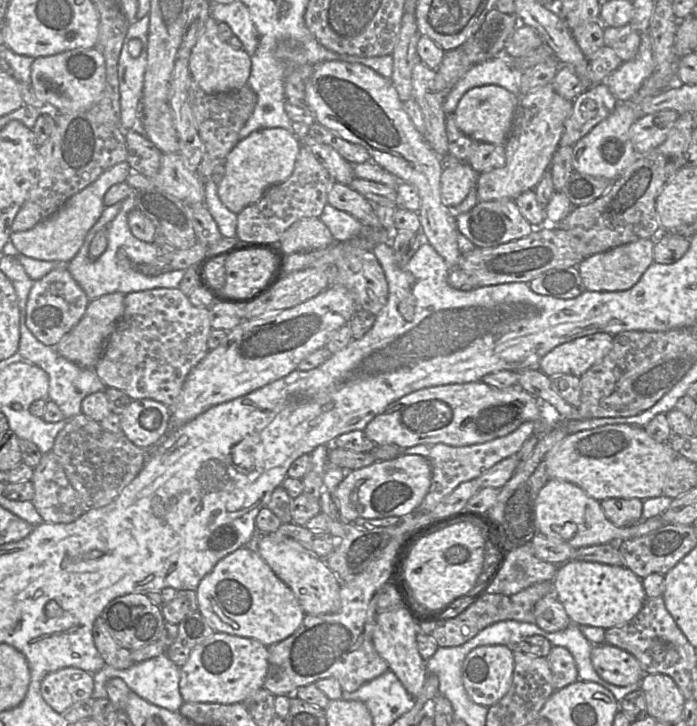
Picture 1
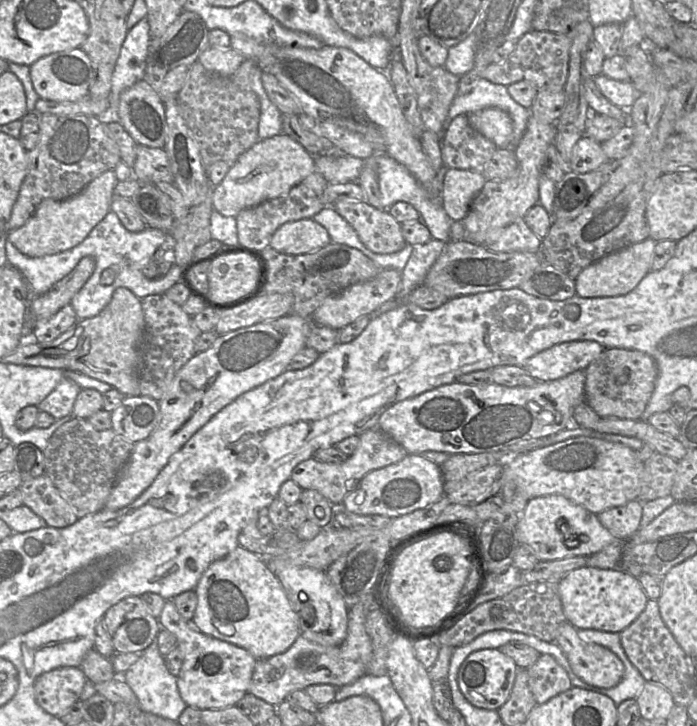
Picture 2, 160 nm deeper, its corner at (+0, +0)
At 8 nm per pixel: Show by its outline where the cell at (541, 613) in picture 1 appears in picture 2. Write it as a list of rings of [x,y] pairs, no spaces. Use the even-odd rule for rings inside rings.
[[[569,622],[558,629],[555,643],[566,656],[573,673],[585,683],[599,687],[612,688],[624,675],[624,664],[608,648],[582,640],[577,628]]]

